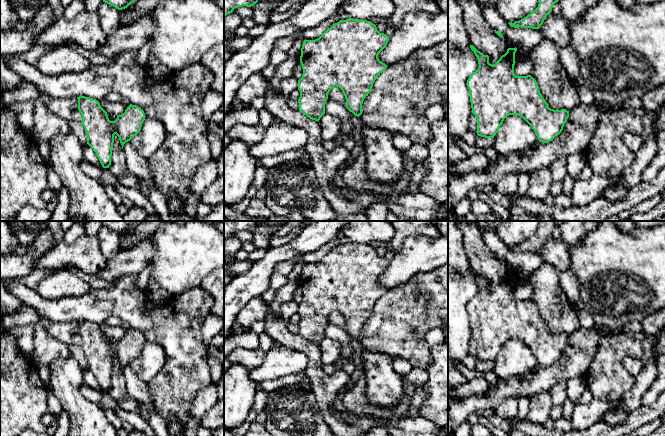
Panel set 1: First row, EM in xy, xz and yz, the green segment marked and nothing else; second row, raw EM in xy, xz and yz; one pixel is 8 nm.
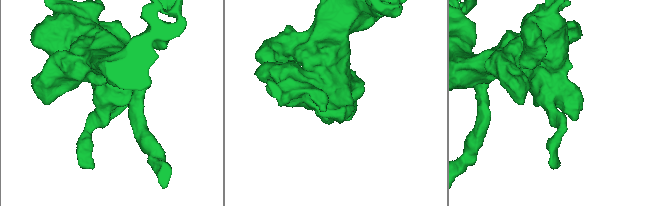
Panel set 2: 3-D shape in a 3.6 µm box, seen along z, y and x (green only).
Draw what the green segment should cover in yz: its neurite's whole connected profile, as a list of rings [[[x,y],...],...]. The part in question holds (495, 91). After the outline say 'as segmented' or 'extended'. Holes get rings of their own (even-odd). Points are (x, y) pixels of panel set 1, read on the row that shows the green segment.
[[[470,45],[478,59],[479,67],[468,80],[467,87],[470,94],[472,113],[477,119],[477,135],[494,138],[504,119],[509,115],[522,117],[534,130],[539,141],[547,143],[558,136],[567,122],[569,111],[554,110],[548,107],[540,93],[536,80],[531,76],[516,76],[514,74],[515,53],[517,48],[508,48],[495,64],[489,63],[489,56]]] | as segmented

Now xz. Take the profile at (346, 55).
[[[350,17],[333,24],[315,40],[305,39],[300,56],[303,74],[298,80],[299,111],[319,122],[325,114],[328,94],[333,87],[337,86],[345,96],[346,108],[359,117],[362,114],[365,97],[371,92],[376,78],[388,66],[378,58],[388,41],[389,37],[380,33],[371,21]]] | as segmented

